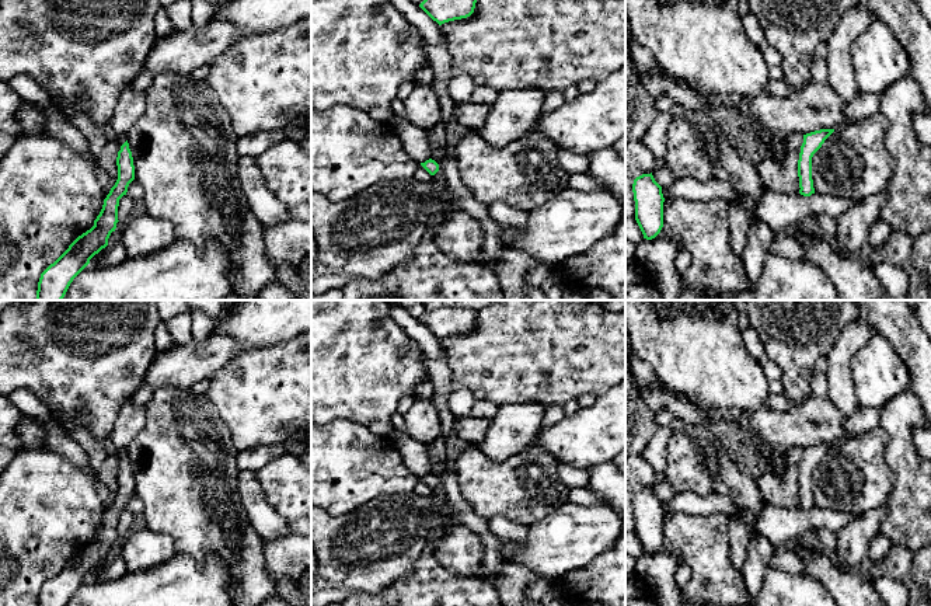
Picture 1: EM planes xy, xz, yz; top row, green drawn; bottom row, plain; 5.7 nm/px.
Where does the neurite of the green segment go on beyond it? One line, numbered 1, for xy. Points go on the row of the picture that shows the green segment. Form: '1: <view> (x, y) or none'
1: none

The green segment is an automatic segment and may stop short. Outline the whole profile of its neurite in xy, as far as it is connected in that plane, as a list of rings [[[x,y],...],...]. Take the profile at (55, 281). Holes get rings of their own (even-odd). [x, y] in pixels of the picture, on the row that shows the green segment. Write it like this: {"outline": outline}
{"outline": [[[128,140],[116,157],[118,180],[104,199],[94,226],[79,236],[69,248],[42,274],[38,282],[36,300],[62,300],[73,279],[90,264],[90,260],[108,245],[116,229],[119,199],[126,195],[135,180],[135,166]]]}

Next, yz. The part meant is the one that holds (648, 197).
{"outline": [[[652,173],[642,174],[632,184],[635,220],[644,238],[655,238],[663,227],[663,194]]]}

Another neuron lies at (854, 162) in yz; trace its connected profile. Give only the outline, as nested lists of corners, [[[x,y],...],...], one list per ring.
[[[881,112],[834,129],[812,157],[815,192],[859,201],[883,191],[895,175],[895,164],[885,144],[888,129],[889,121]]]

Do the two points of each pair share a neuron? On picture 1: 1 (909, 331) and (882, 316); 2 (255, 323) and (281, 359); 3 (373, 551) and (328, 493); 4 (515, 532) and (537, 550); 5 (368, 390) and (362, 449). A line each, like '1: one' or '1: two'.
1: one
2: two
3: two
4: two
5: two

